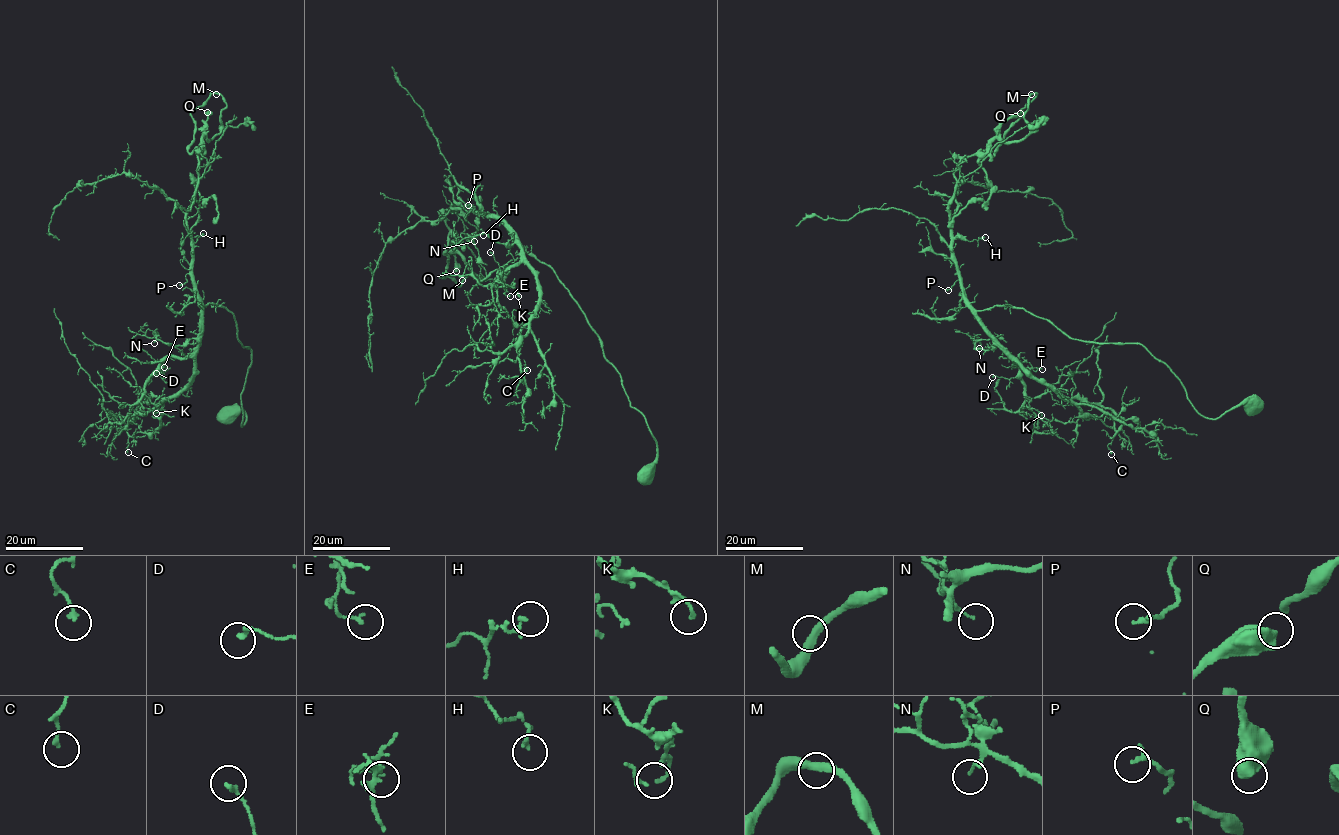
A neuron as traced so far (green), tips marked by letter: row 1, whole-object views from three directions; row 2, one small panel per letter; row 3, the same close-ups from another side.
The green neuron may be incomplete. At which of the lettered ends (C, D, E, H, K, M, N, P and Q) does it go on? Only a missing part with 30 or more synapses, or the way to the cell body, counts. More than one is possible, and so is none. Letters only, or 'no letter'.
no letter

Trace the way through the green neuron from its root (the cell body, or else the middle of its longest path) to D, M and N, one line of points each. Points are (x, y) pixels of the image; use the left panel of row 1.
D: (231, 413), (244, 412), (242, 426), (252, 354), (224, 307), (204, 306), (196, 350), (169, 356), (156, 373)
M: (231, 413), (242, 426), (252, 354), (230, 311), (200, 302), (187, 223), (202, 139), (222, 127), (216, 94)
N: (231, 413), (244, 412), (242, 426), (252, 354), (230, 311), (208, 303), (196, 337), (154, 343)

